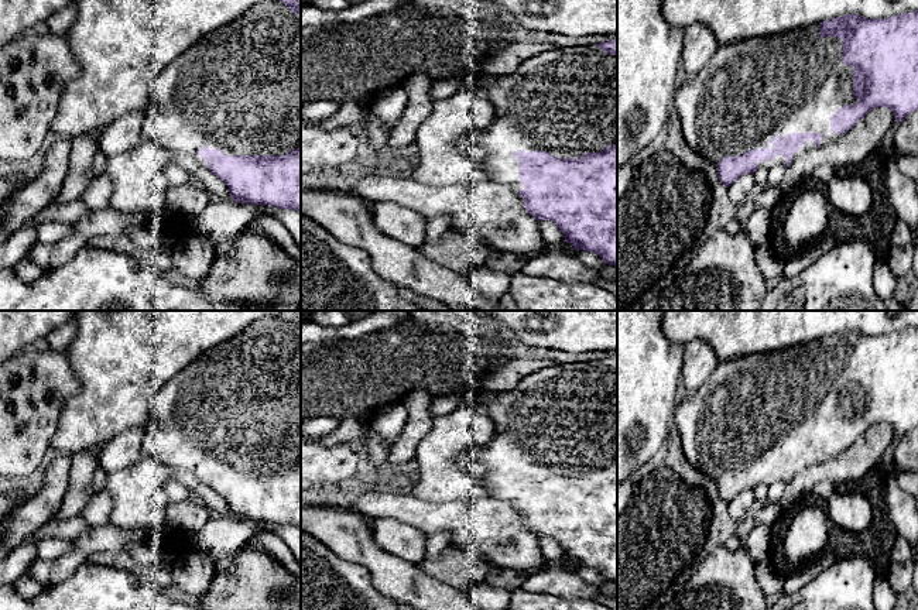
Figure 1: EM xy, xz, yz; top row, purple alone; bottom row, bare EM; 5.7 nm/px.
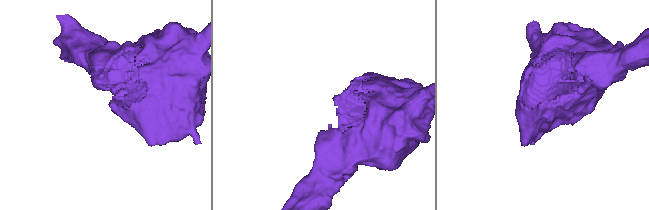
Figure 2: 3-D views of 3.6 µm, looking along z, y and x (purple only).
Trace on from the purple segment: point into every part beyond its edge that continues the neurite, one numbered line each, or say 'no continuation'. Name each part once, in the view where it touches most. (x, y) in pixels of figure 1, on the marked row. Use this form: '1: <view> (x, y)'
1: xz (564, 102)

